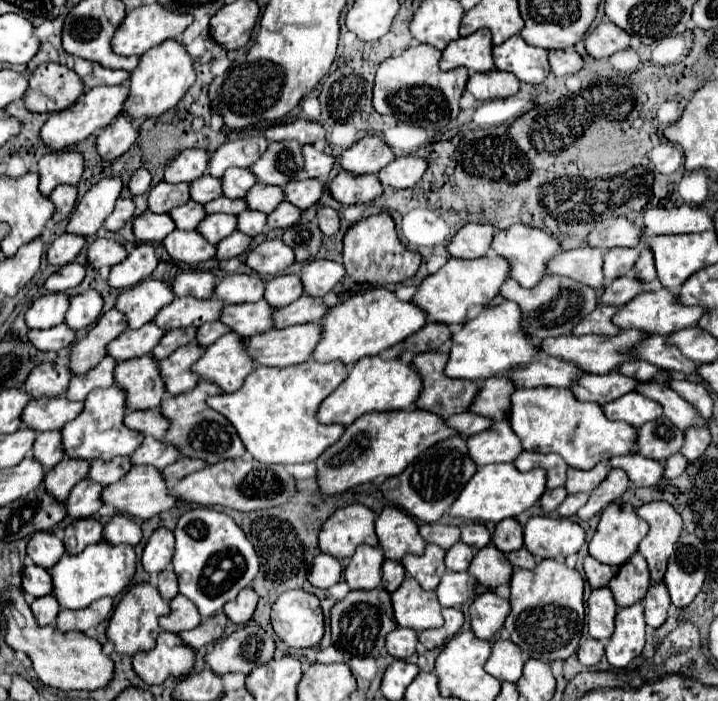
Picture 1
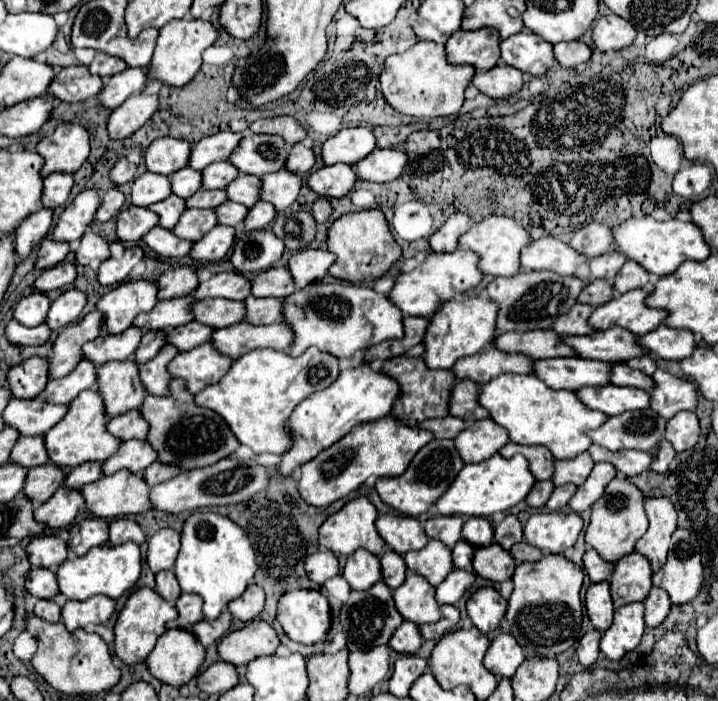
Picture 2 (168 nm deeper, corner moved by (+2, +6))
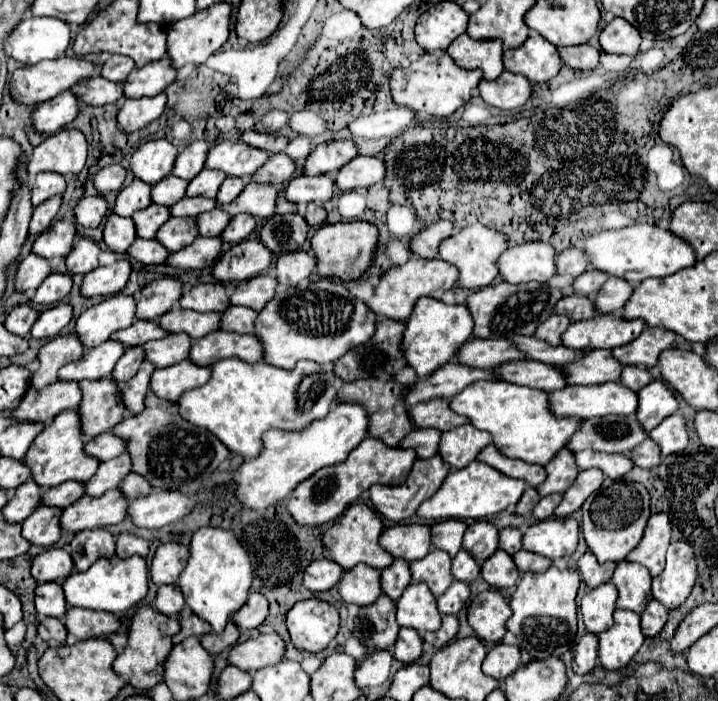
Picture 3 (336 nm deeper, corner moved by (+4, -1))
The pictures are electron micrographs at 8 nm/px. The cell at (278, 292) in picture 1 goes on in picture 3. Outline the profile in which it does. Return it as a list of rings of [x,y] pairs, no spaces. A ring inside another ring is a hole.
[[[270,274],[254,276],[252,280],[238,284],[238,288],[230,296],[230,302],[234,306],[246,306],[260,312],[264,304],[268,304],[274,298],[276,286],[278,286],[278,280]]]

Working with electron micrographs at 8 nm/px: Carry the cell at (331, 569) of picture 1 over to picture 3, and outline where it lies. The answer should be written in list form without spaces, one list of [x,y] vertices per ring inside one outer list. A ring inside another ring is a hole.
[[[314,560],[304,572],[304,586],[312,592],[324,592],[338,584],[342,578],[342,568],[332,560]]]

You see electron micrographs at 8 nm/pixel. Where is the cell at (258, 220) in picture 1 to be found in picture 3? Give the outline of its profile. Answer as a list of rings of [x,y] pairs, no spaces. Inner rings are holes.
[[[214,208],[212,212],[204,212],[204,216],[198,216],[198,228],[200,236],[220,236],[224,228],[230,224],[232,216],[220,208]]]

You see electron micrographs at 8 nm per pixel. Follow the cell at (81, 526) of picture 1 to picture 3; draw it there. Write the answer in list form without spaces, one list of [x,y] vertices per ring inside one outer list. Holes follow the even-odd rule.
[[[106,528],[82,530],[70,542],[70,556],[76,570],[88,570],[98,558],[112,556],[114,548],[114,536]]]

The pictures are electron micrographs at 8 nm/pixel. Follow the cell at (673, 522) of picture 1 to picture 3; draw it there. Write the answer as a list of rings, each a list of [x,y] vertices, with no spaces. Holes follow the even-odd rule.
[[[664,512],[652,514],[640,544],[626,556],[628,562],[638,562],[650,570],[652,576],[658,576],[664,570],[664,556],[670,546],[670,520]]]

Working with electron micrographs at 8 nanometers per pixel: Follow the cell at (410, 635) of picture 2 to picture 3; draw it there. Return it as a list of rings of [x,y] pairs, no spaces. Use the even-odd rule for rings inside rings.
[[[400,628],[394,648],[396,648],[394,654],[396,660],[400,660],[402,664],[412,664],[422,654],[422,638],[414,628]]]

